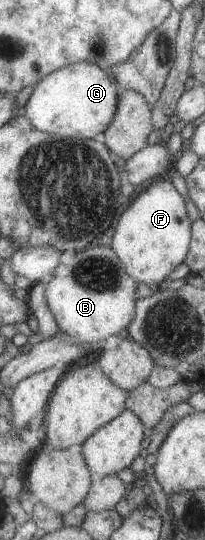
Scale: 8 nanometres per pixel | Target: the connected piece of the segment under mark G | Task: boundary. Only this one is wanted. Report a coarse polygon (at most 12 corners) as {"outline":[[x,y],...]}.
{"outline":[[97,63],[42,80],[24,114],[41,132],[104,135],[120,86]]}

